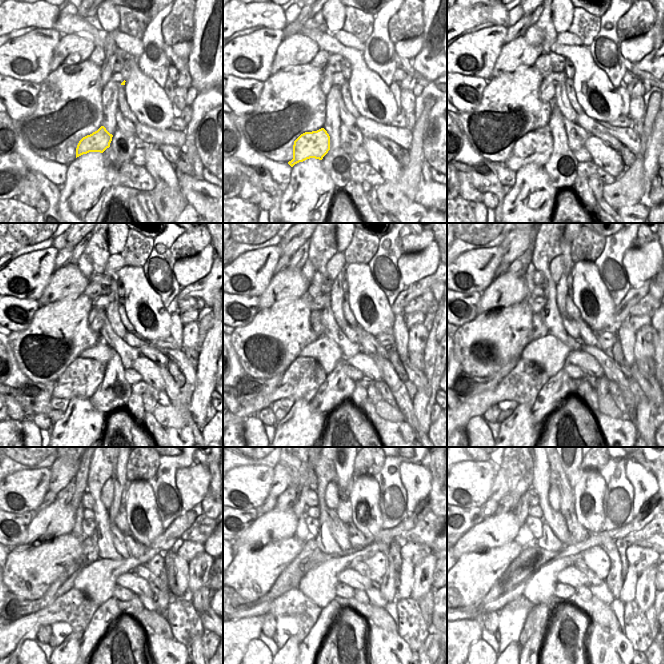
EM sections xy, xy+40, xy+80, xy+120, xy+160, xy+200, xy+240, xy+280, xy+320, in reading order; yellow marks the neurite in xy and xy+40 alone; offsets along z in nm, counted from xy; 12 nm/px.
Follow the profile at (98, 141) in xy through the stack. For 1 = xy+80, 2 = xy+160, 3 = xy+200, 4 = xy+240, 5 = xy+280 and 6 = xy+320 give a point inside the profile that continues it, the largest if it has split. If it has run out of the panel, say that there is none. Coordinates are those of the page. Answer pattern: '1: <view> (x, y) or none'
1: xy+80 (535, 147)
2: xy+160 (301, 381)
3: xy+200 (522, 384)
4: xy+240 (74, 607)
5: xy+280 (293, 603)
6: xy+320 (467, 631)

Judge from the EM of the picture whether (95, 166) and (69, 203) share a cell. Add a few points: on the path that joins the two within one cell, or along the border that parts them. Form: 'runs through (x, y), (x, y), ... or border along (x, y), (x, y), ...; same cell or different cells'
runs through (86, 175), (86, 186), (78, 194); same cell

